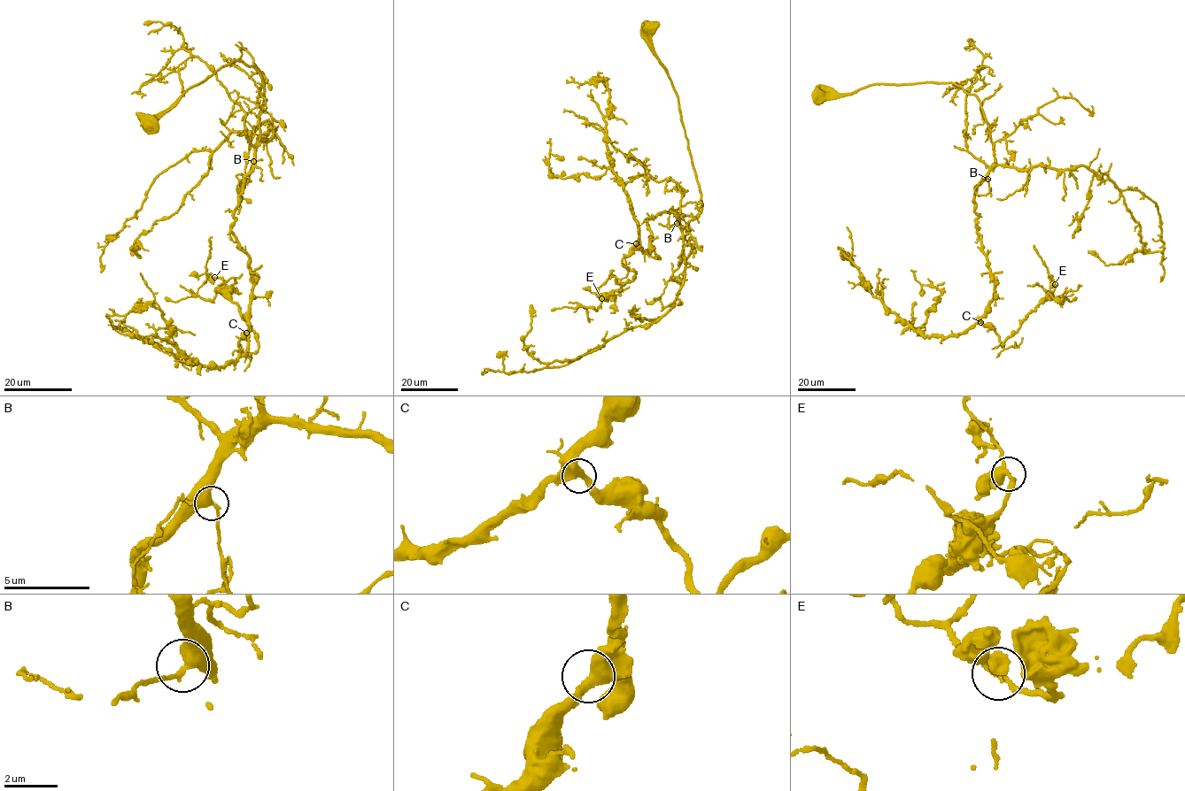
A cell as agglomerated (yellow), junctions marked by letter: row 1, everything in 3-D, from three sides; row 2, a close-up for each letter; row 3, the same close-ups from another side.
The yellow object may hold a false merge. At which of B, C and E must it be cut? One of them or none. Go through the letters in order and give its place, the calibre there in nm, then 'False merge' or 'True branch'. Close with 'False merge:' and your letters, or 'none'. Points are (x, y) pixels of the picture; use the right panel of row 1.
B: Place: (987, 179). Thickness 440 nm. True branch
C: Place: (980, 322). Thickness 500 nm. True branch
E: Place: (1055, 284). Thickness 280 nm. True branch
False merge: none

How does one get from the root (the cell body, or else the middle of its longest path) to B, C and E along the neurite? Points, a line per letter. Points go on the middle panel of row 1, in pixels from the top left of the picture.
B: (651, 26), (653, 52), (671, 80), (678, 100), (681, 121), (702, 203), (700, 214), (684, 228), (677, 223)
C: (651, 26), (653, 52), (678, 100), (702, 203), (683, 228), (669, 211), (647, 218), (648, 249), (636, 243)
E: (651, 26), (701, 209), (683, 228), (669, 211), (647, 219), (648, 249), (622, 262), (635, 277), (601, 298)

